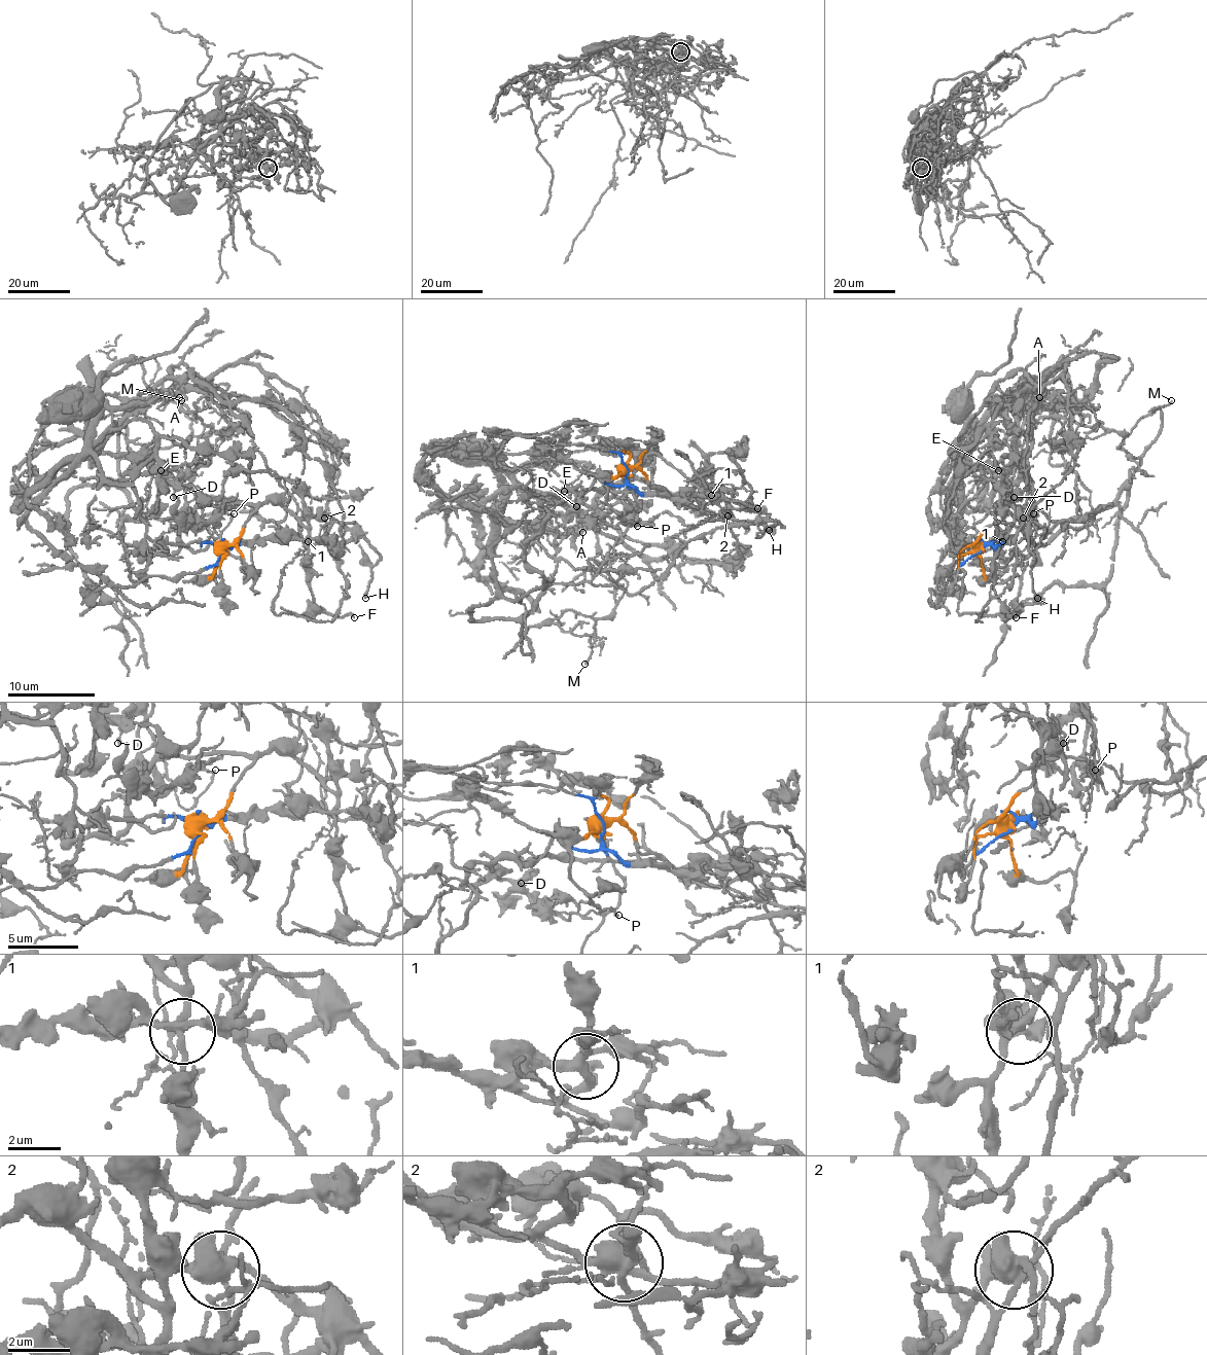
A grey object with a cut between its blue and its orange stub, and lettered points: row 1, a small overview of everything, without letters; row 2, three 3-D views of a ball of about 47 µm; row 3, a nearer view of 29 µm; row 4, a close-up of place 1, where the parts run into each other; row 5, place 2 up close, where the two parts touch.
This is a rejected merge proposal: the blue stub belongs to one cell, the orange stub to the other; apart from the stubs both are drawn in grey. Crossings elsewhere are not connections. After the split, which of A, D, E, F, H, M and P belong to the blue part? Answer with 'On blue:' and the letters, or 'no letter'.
On blue: A, D, E, P

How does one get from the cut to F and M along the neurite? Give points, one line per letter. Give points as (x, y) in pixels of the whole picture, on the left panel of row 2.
F: (223, 550), (259, 508), (270, 502), (279, 502), (308, 531), (310, 592), (325, 611), (347, 614), (353, 618)
M: (223, 550), (250, 504), (190, 528), (145, 515), (120, 479), (120, 460), (186, 438), (182, 401)

